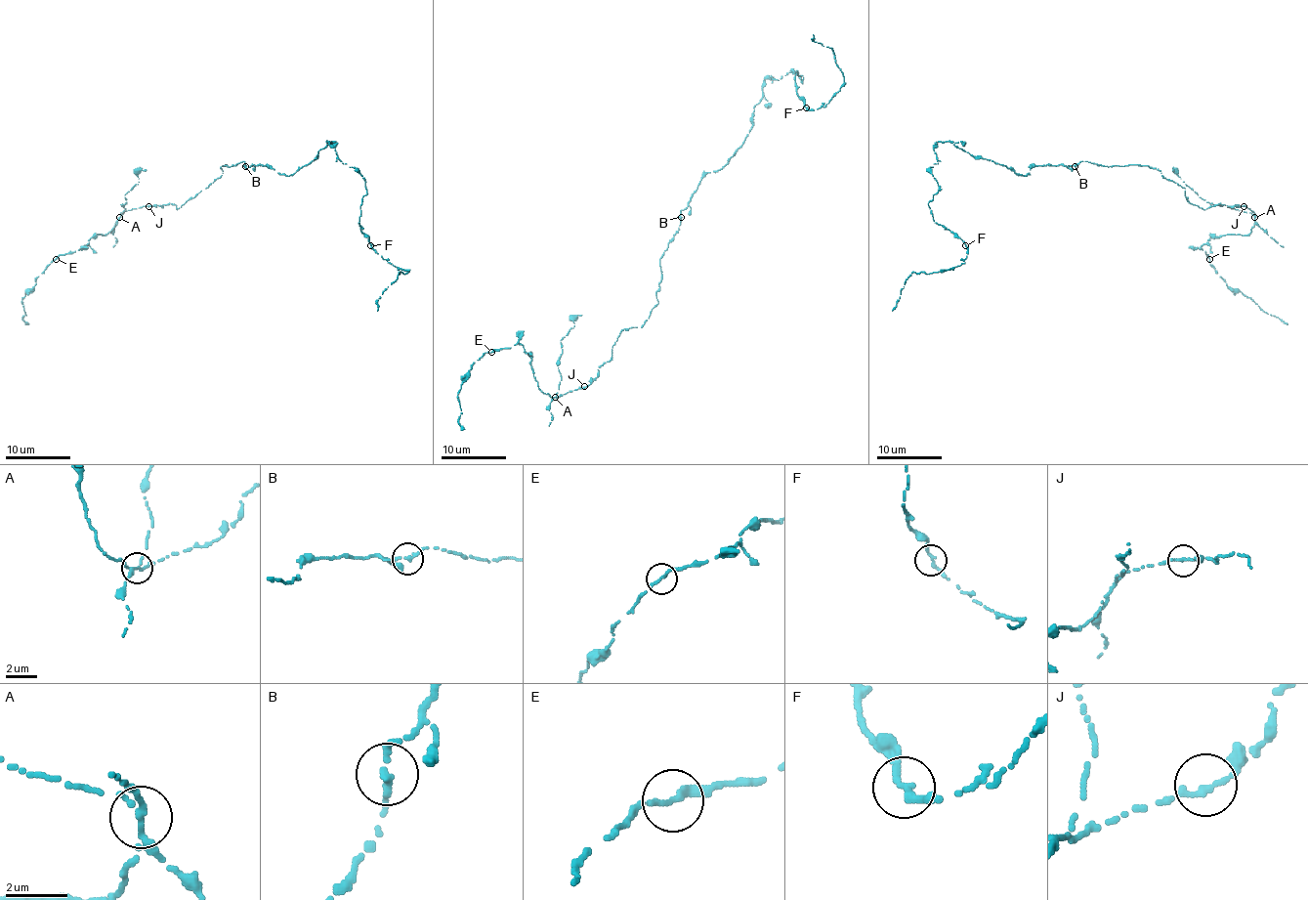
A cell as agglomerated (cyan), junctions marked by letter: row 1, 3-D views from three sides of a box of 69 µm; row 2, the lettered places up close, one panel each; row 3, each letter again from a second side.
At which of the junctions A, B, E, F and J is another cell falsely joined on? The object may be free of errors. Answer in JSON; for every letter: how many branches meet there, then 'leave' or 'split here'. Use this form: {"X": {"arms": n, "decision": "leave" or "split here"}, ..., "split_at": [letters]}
{"A": {"arms": 2, "decision": "split here"}, "B": {"arms": 2, "decision": "leave"}, "E": {"arms": 2, "decision": "leave"}, "F": {"arms": 2, "decision": "leave"}, "J": {"arms": 2, "decision": "leave"}, "split_at": ["A"]}

